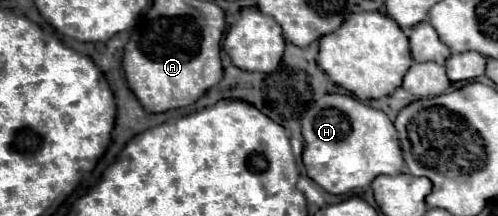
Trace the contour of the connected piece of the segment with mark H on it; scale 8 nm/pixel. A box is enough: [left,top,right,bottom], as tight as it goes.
[303,94,403,195]

